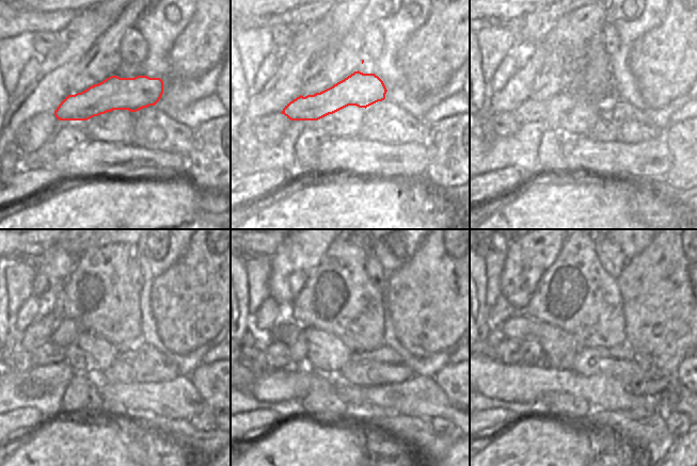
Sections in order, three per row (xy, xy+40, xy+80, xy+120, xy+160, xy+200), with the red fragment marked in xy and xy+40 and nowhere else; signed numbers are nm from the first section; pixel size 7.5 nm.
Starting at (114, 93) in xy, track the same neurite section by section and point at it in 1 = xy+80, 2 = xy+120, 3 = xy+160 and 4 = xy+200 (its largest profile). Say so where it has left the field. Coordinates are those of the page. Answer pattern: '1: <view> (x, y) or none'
1: xy+80 (595, 86)
2: xy+120 (47, 353)
3: xy+160 (276, 354)
4: xy+200 (508, 352)

